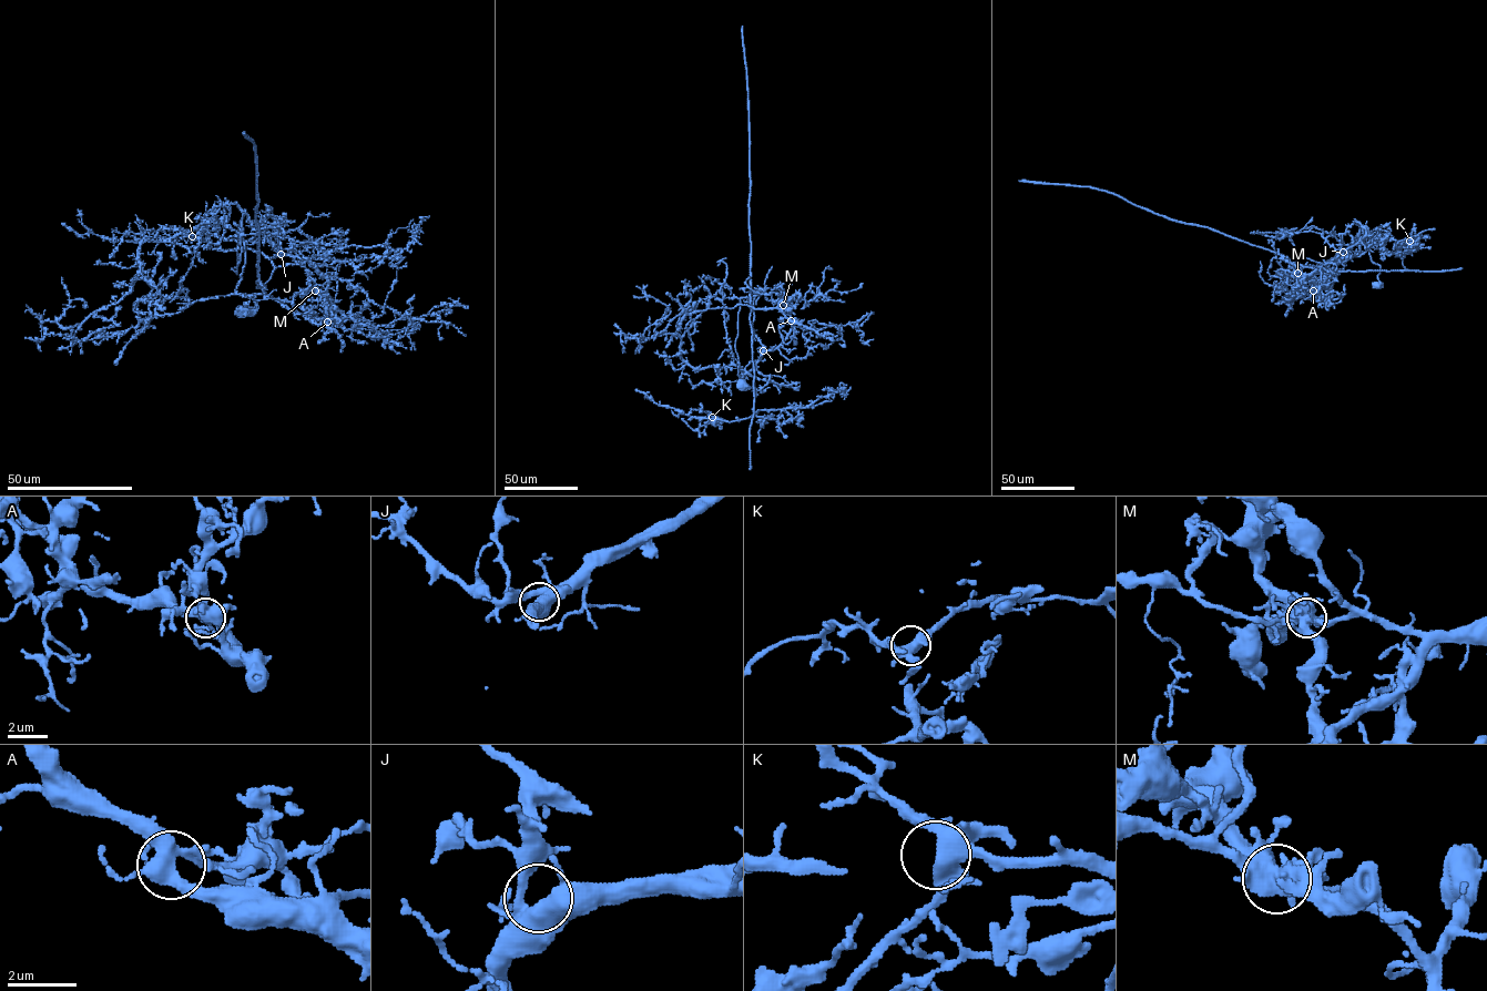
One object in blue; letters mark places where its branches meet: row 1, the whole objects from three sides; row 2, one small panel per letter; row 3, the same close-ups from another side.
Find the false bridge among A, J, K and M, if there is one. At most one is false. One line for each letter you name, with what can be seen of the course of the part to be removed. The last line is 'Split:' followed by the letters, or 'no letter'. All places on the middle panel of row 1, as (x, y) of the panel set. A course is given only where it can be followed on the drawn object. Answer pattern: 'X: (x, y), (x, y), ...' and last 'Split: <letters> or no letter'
M: (783, 305), (791, 307), (788, 310), (751, 309), (750, 126), (742, 26)
Split: M

